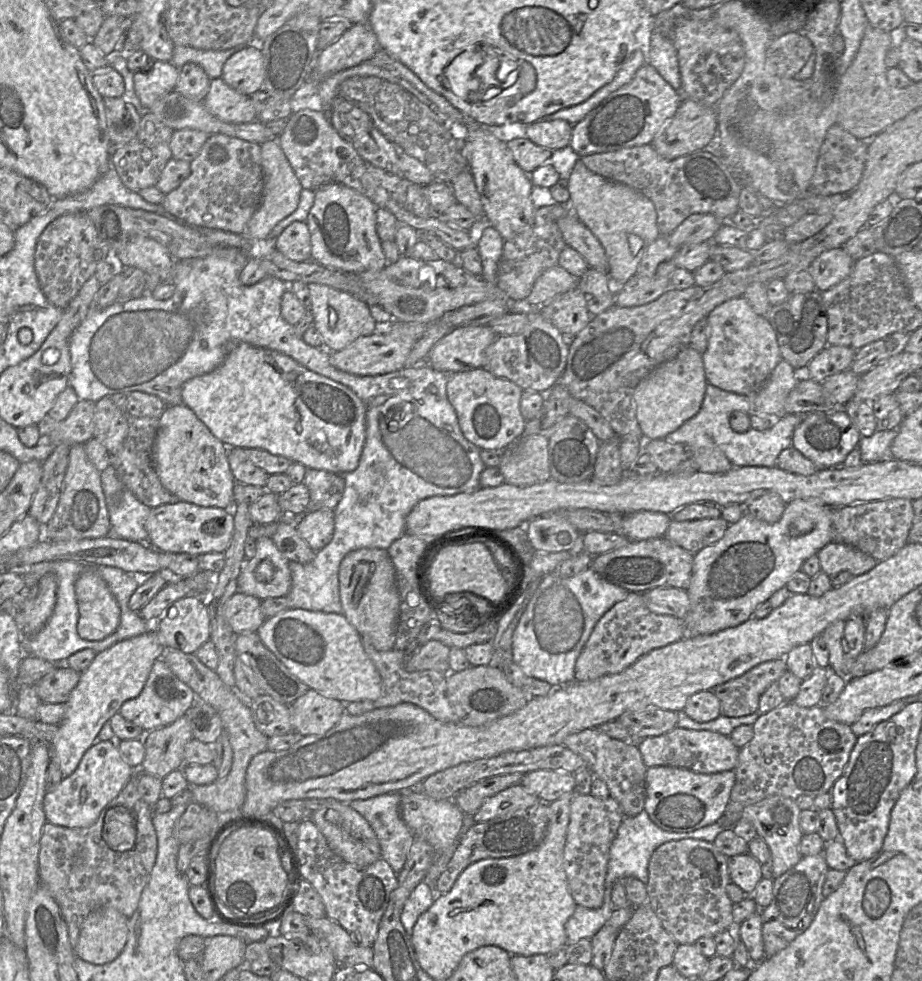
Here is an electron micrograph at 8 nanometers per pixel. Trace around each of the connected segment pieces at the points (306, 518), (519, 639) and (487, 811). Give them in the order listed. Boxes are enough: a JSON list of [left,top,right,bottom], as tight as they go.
[[297,509,334,552],[512,567,629,687],[473,784,541,823]]

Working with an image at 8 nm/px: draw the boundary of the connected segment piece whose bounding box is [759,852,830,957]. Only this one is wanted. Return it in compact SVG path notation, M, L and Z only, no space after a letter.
M823 852L802 857L795 866L774 879L772 901L759 910L762 916L765 957L771 957L787 947L810 926L824 899L822 889L828 870L830 868Z

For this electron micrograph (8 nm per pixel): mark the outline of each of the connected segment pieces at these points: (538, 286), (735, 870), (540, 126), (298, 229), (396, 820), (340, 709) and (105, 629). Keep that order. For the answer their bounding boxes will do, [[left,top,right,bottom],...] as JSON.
[[527,264,579,305],[728,852,767,895],[526,120,573,150],[277,221,311,261],[349,792,414,875],[290,689,346,737],[75,568,121,641]]

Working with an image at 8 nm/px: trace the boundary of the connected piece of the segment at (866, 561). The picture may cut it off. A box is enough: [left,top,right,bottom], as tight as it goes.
[817,542,879,579]

